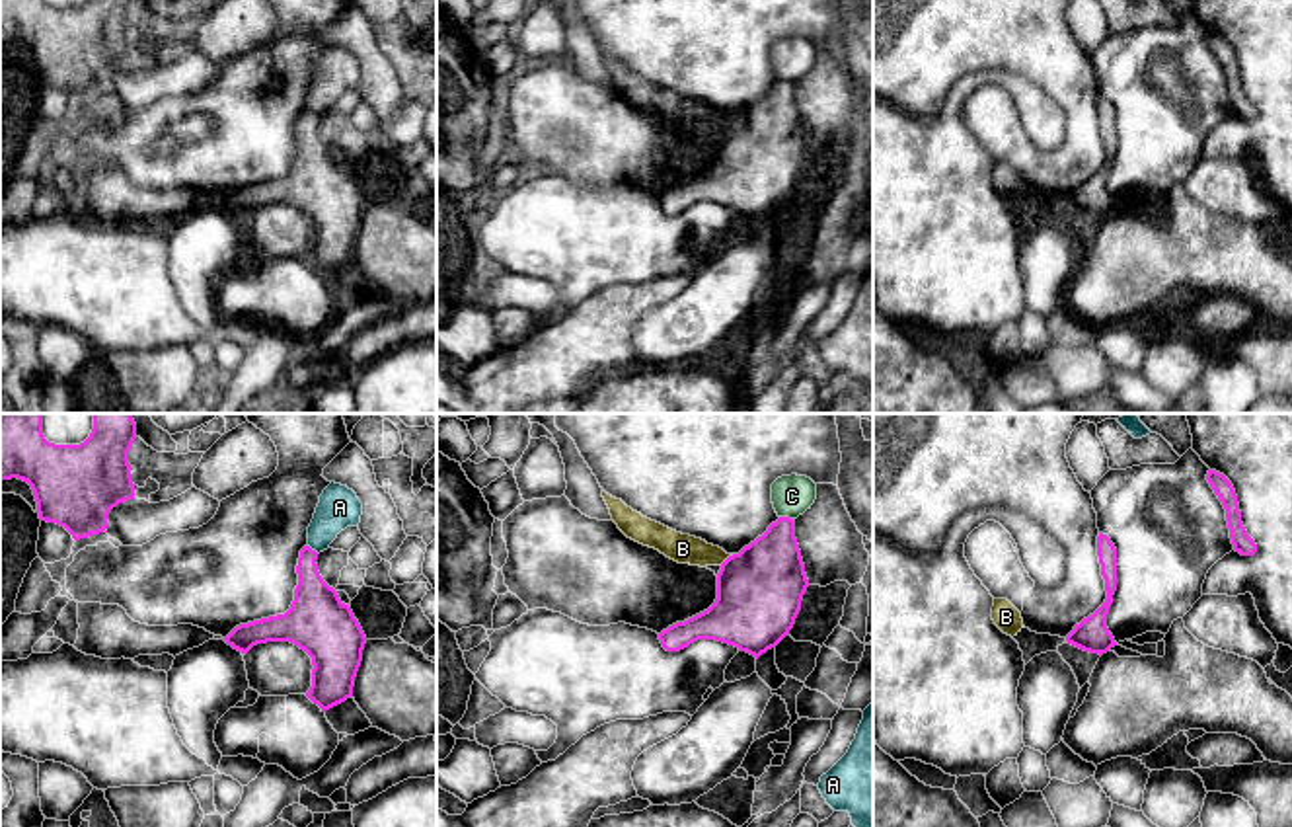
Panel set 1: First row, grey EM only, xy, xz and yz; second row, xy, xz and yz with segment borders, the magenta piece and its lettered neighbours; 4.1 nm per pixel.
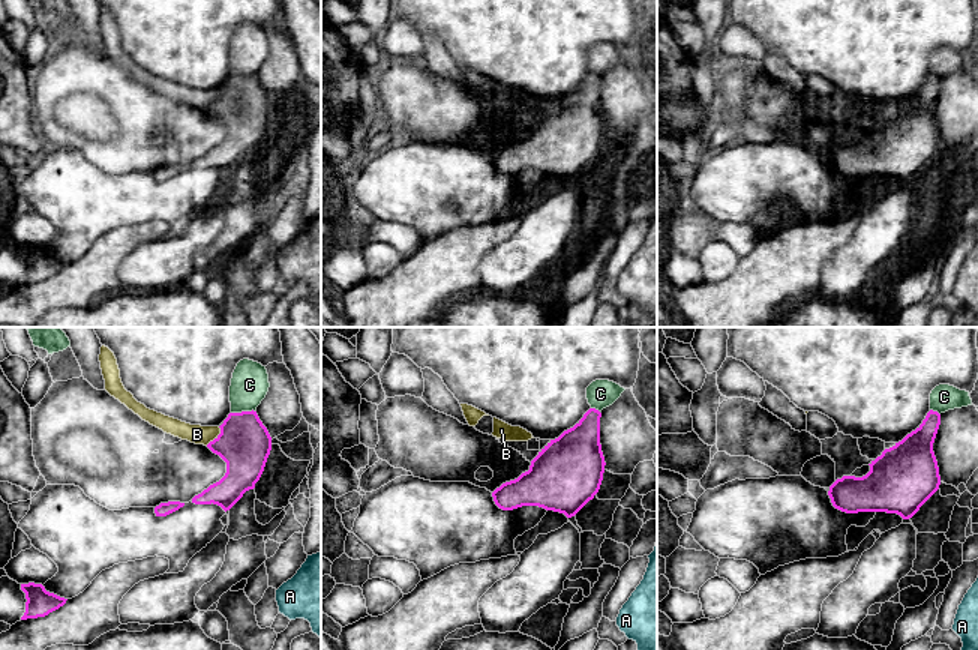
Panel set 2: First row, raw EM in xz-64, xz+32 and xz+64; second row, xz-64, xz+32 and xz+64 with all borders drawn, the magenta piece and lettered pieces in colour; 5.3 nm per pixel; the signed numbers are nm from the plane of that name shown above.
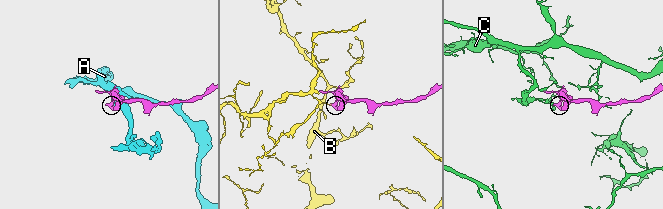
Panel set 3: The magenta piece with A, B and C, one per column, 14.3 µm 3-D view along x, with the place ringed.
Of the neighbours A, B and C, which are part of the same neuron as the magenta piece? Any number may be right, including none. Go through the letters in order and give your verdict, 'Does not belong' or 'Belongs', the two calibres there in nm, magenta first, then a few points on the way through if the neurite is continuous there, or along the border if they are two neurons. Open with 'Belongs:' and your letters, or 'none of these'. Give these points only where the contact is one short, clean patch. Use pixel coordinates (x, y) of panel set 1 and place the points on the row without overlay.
Belongs: none of these
A: Does not belong. Thickness 220 nm (magenta) against 170 nm. Boundary: xy (308, 108), (318, 116)
B: Does not belong. Thickness 360 nm (magenta) against 120 nm
C: Does not belong. Thickness 300 nm (magenta) against 170 nm. Boundary: xz (780, 78), (792, 82)

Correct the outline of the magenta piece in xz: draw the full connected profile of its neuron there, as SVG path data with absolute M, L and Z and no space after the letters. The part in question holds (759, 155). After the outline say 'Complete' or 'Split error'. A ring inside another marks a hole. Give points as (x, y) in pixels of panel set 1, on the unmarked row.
M779 80L762 99L721 127L715 166L668 189L659 203L666 215L715 203L758 222L789 197L807 150L795 84Z. Complete

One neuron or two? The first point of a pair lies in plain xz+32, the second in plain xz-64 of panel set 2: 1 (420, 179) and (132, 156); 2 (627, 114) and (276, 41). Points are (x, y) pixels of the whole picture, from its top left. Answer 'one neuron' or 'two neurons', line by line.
1: two neurons
2: one neuron

